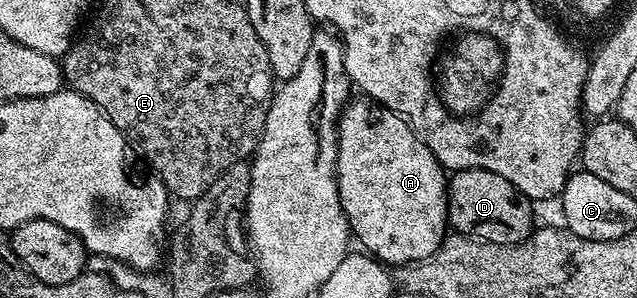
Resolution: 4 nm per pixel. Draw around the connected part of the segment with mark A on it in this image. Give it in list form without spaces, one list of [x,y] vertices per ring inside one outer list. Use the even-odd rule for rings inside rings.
[[[356,96],[340,113],[336,140],[336,183],[342,200],[342,212],[348,221],[351,237],[361,242],[363,249],[377,262],[389,267],[417,262],[443,244],[449,233],[448,178],[440,161],[422,144],[422,140],[393,110],[367,96]]]

